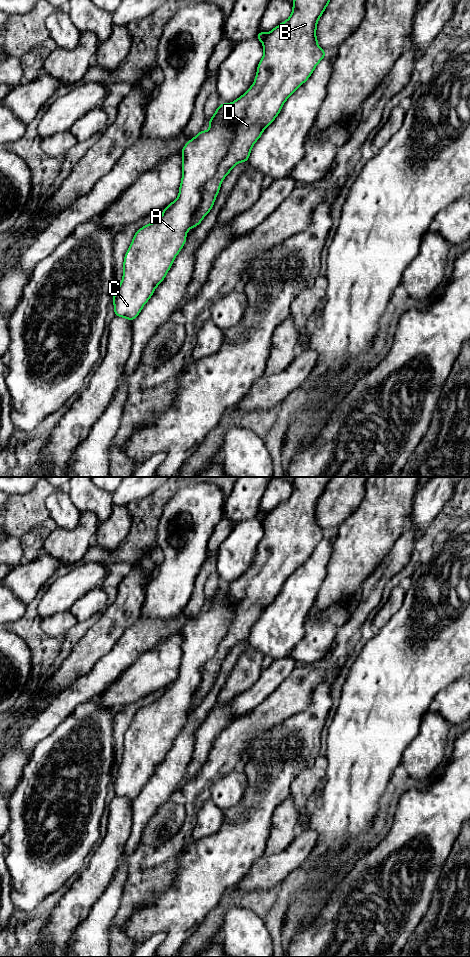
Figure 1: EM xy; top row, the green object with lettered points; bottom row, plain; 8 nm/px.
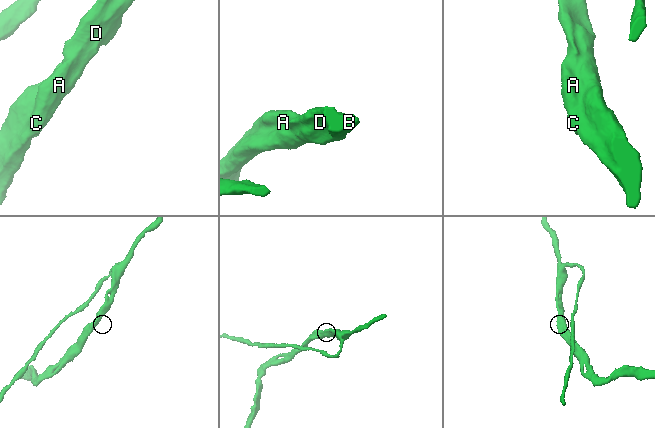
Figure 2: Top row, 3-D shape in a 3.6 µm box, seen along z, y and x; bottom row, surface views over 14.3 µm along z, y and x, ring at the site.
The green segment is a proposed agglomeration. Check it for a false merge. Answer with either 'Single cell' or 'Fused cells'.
Single cell

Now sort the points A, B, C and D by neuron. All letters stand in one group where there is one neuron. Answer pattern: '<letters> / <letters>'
A B C D

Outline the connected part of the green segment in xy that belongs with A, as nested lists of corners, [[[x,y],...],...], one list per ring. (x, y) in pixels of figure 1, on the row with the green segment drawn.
[[[294,0],[290,17],[269,33],[259,31],[257,38],[263,43],[264,54],[257,67],[253,85],[230,104],[221,102],[213,117],[208,120],[210,128],[200,131],[188,141],[181,153],[182,179],[176,200],[163,209],[162,216],[153,223],[140,228],[124,258],[122,281],[114,292],[114,312],[117,317],[133,321],[155,288],[165,279],[174,258],[186,242],[190,228],[199,225],[209,213],[218,195],[222,180],[240,162],[248,162],[251,148],[264,129],[280,113],[285,101],[313,73],[326,52],[318,46],[316,28],[330,0]]]

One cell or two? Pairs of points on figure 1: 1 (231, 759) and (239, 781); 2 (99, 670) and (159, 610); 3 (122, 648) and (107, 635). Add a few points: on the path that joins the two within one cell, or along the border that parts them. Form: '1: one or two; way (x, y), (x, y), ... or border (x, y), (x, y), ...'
1: two; border (239, 767), (231, 769), (215, 782)
2: two; border (139, 615), (159, 621), (168, 621), (174, 617)
3: two; border (131, 625), (113, 647), (99, 659)

